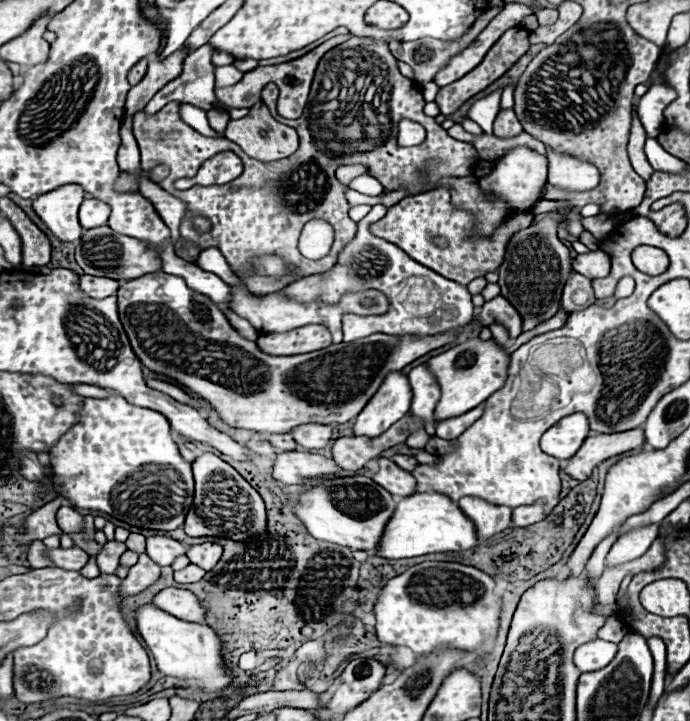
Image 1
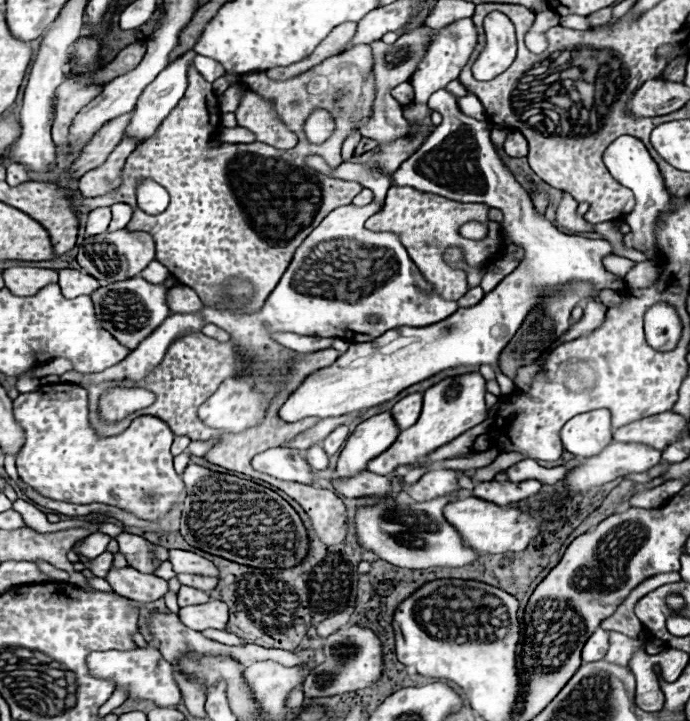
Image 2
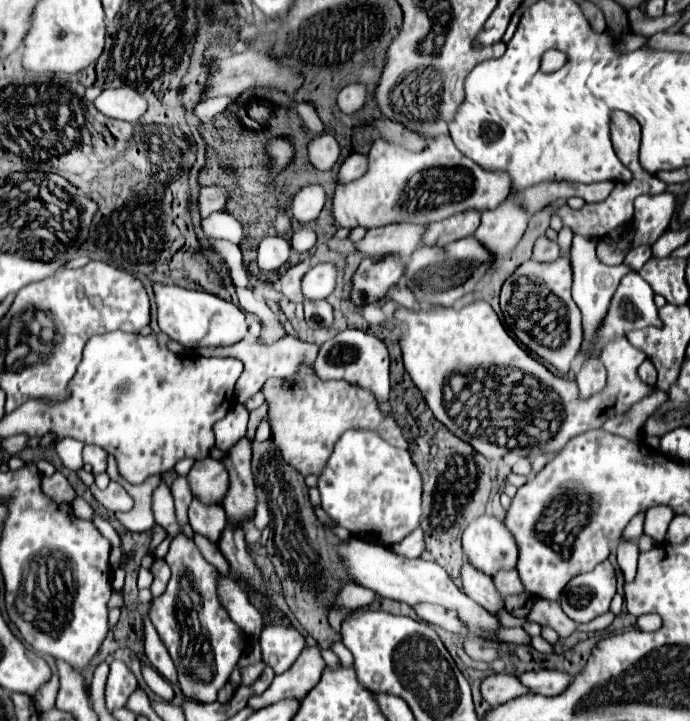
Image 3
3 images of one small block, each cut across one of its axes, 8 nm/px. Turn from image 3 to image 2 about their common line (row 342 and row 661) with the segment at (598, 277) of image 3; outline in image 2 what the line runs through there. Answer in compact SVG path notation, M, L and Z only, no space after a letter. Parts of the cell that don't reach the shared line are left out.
M598 628L590 640L586 642L584 650L582 650L582 662L596 662L596 660L602 660L608 652L608 646L610 646L610 634L604 630L604 628Z

